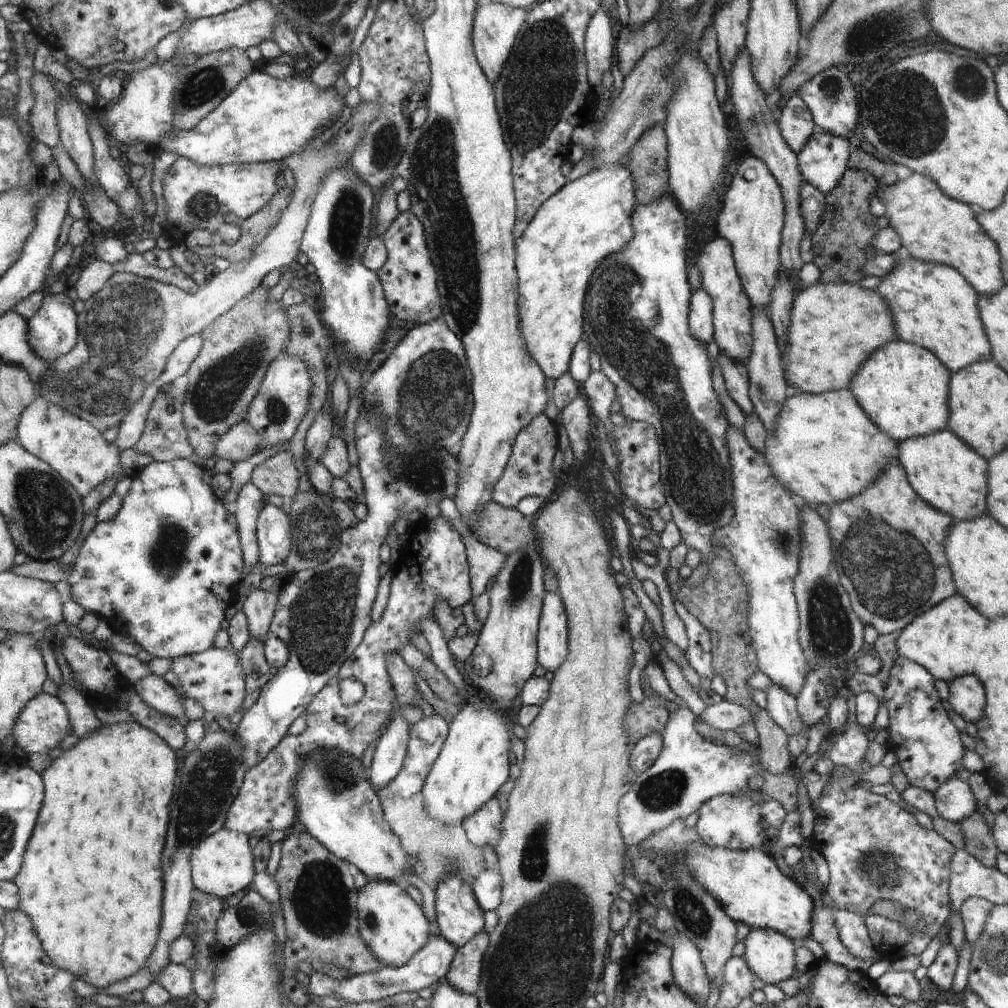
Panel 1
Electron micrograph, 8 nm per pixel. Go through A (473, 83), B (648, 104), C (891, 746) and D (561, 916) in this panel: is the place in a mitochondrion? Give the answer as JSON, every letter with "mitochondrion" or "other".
{"A":"other","B":"mitochondrion","C":"other","D":"mitochondrion"}

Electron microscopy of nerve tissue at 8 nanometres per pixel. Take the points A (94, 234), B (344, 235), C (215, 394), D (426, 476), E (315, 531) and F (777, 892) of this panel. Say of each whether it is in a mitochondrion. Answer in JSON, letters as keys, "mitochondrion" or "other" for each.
{"A":"other","B":"mitochondrion","C":"mitochondrion","D":"mitochondrion","E":"mitochondrion","F":"other"}

